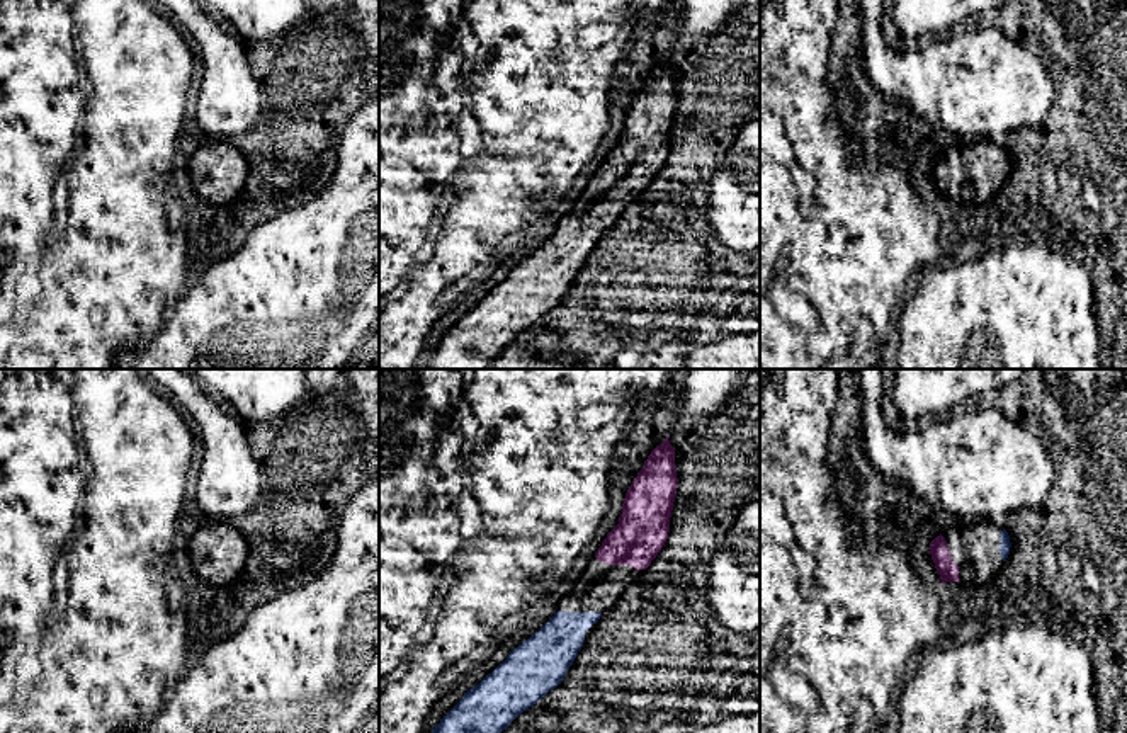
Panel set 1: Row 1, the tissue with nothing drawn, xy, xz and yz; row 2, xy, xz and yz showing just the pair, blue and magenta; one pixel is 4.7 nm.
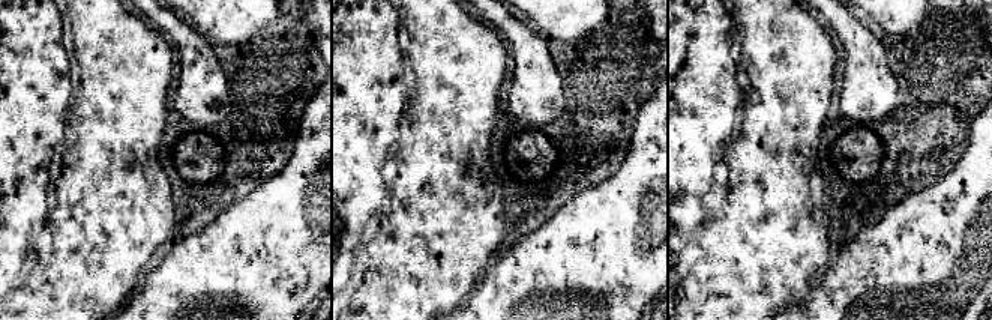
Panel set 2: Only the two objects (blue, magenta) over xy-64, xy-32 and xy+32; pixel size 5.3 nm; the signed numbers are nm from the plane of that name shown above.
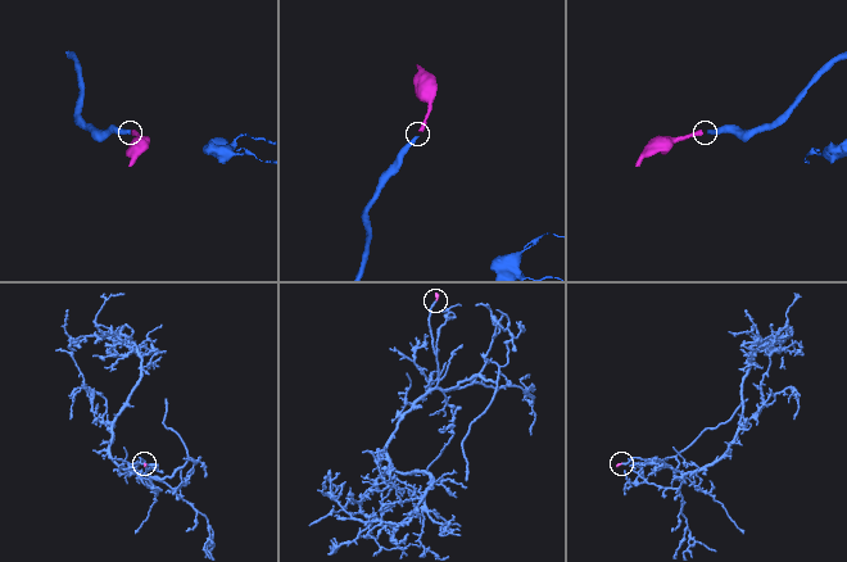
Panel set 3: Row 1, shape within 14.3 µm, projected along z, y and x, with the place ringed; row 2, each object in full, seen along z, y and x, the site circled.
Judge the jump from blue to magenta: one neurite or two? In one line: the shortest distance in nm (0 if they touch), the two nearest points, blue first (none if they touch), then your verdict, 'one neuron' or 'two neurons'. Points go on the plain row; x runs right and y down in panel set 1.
200 nm | yz (1000, 172), (957, 186) | one neuron

